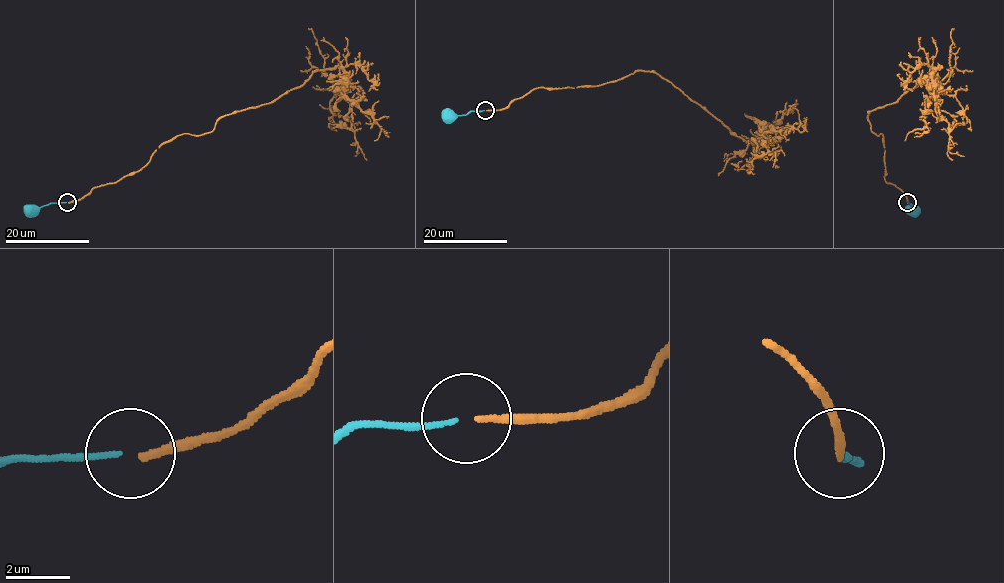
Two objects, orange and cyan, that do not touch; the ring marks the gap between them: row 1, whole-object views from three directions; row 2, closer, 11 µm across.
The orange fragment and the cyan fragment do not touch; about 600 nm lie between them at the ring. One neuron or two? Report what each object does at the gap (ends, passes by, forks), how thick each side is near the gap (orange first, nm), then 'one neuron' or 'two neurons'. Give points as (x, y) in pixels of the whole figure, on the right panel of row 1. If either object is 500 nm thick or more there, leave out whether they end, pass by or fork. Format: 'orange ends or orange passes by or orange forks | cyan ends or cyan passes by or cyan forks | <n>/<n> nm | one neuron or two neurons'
orange ends | cyan ends | 220/150 nm | two neurons

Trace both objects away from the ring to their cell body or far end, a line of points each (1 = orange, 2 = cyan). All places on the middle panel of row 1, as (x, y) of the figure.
1: (486, 110), (540, 87), (595, 86), (649, 70), (732, 132), (755, 141), (761, 134), (776, 151), (773, 167)
2: (484, 110), (449, 116)

